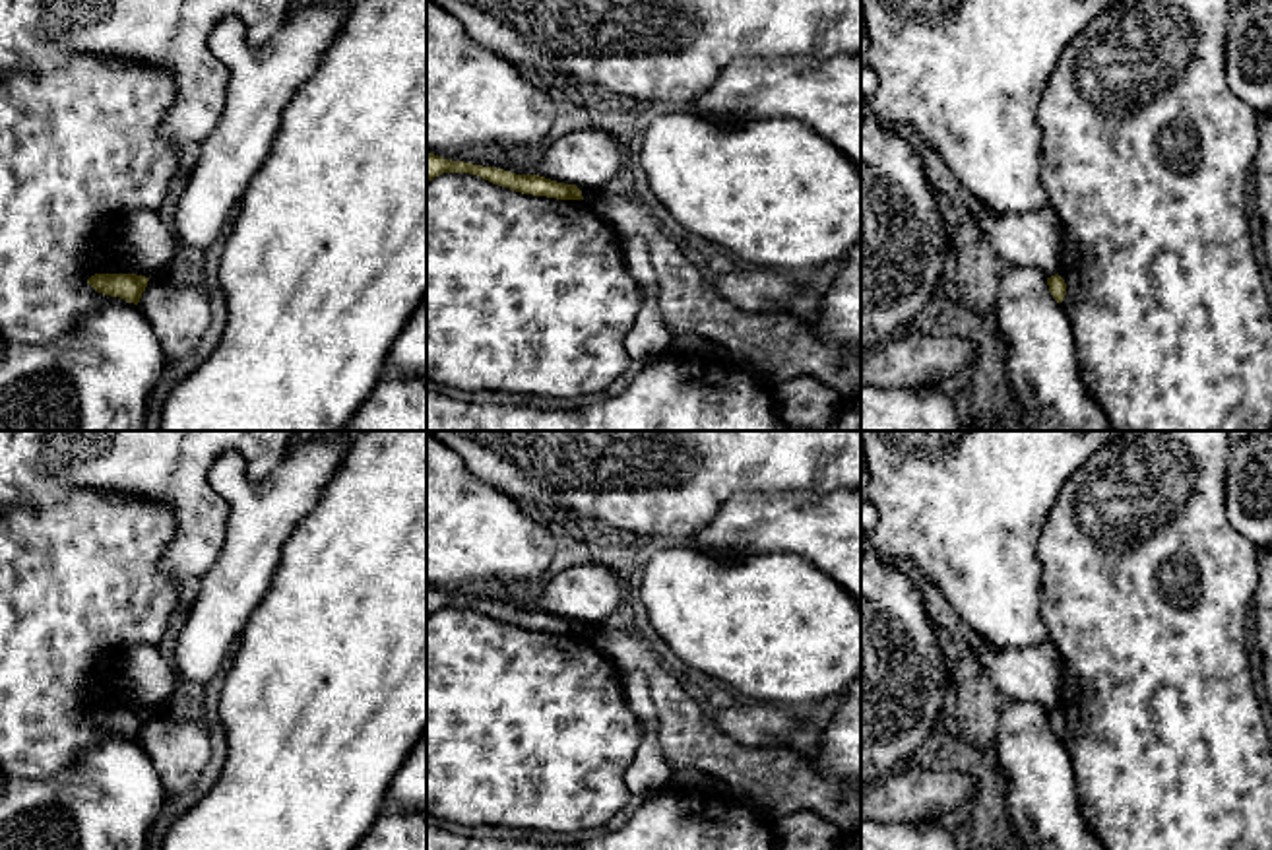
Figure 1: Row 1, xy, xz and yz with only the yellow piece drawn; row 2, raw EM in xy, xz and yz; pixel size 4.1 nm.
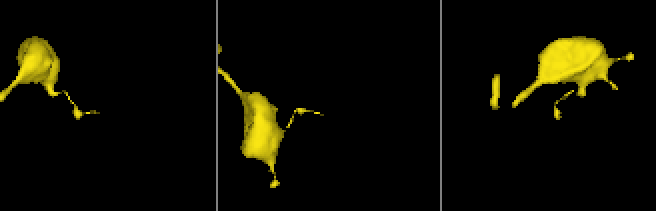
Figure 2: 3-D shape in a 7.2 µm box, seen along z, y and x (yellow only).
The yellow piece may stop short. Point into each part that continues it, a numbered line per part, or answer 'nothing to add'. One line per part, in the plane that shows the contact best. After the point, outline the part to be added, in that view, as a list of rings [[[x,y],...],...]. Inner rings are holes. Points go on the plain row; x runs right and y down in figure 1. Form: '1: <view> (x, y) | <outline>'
nothing to add

